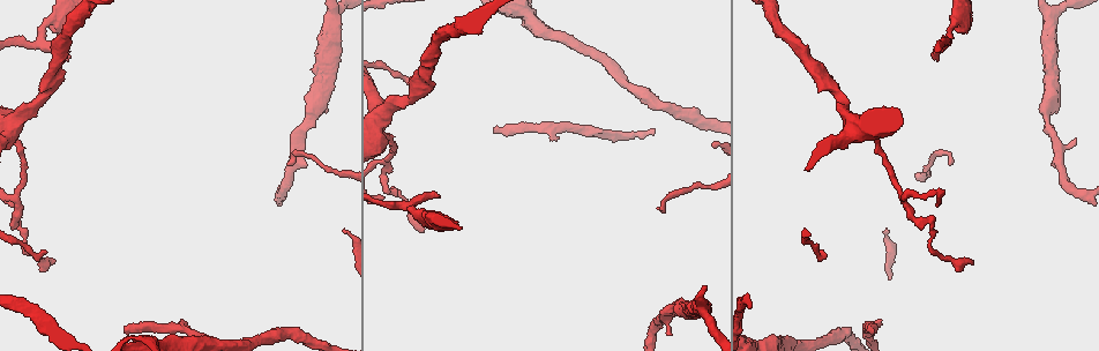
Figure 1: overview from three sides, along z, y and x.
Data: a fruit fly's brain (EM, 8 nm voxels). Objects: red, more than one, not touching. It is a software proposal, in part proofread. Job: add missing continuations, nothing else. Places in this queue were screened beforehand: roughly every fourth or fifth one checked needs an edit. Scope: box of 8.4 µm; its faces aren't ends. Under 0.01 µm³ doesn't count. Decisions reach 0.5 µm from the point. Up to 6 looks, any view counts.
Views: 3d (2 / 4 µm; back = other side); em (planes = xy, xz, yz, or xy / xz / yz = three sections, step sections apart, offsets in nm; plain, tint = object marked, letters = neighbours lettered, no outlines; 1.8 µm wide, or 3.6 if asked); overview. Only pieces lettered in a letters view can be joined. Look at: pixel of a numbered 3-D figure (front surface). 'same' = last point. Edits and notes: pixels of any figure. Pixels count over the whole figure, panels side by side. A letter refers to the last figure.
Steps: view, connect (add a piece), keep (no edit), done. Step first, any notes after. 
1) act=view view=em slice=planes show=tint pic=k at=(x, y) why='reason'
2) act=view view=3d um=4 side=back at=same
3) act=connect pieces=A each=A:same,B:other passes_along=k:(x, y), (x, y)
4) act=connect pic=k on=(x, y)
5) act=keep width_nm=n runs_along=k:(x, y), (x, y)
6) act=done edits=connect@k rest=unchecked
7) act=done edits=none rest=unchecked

act=view view=3d um=4 pic=1 at=(422, 229) why='long arm stops here'

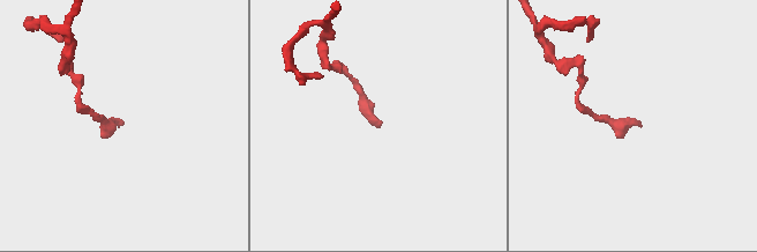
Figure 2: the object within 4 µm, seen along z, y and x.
act=view view=em slice=planes show=tint pic=2 at=(120, 121)

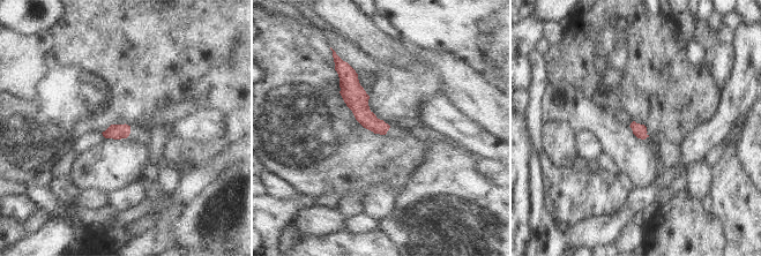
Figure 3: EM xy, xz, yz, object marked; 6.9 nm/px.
act=view view=em slice=planes show=letters at=same why='see the neighbours'

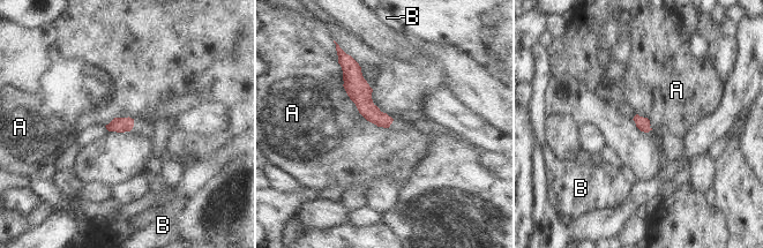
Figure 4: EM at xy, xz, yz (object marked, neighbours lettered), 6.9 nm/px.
act=keep width_nm=100 each=A:other,B:other border=4:(337, 60), (357, 110), (388, 128) found='none of them fits'

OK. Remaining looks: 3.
act=view view=em slice=planes show=letters pic=1 at=(440, 197) why='branch stops here'

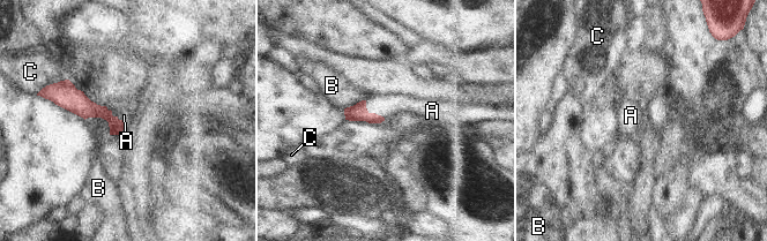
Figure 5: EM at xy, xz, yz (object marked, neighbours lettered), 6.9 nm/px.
act=connect pieces=A each=A:same,B:other,C:other found='it goes on there'

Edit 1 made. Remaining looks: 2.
act=done edits=connect@5 rest=unchecked

